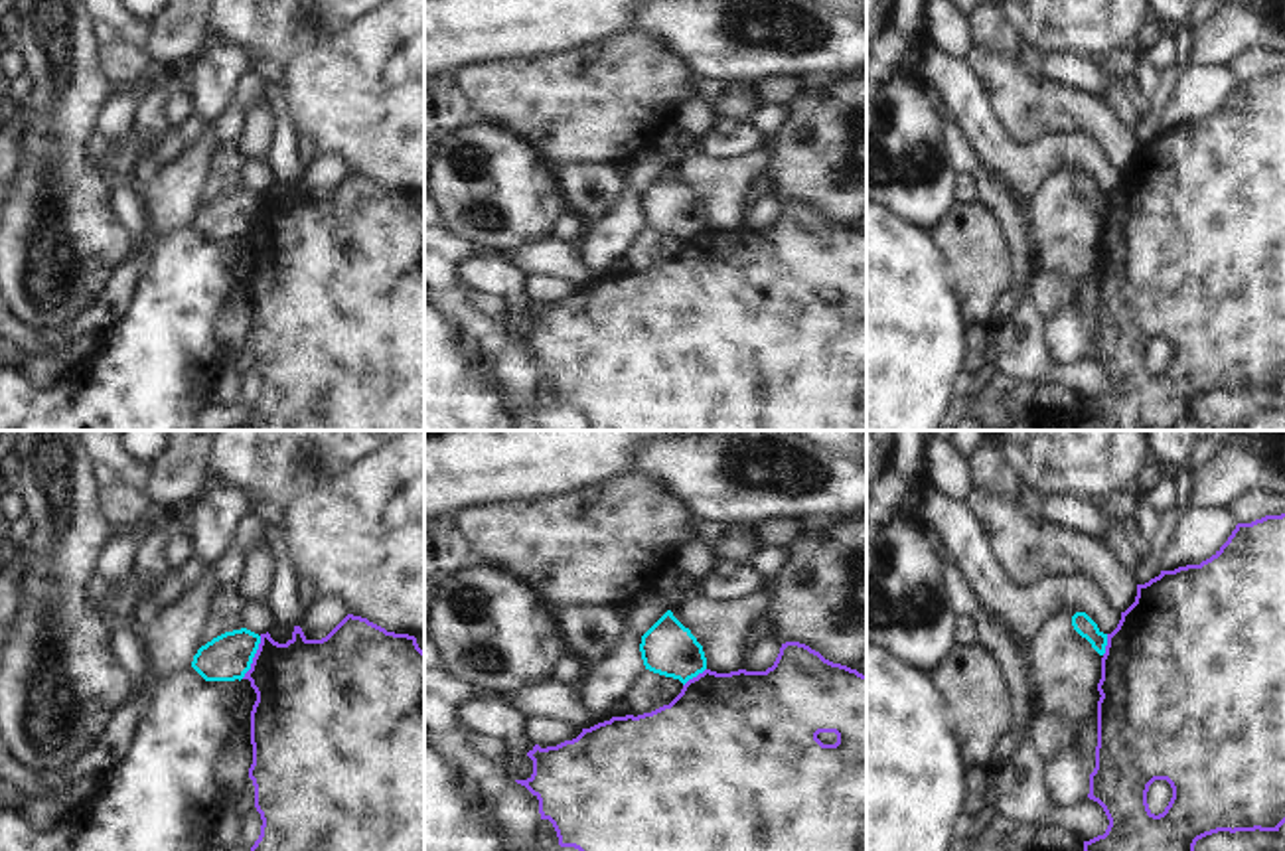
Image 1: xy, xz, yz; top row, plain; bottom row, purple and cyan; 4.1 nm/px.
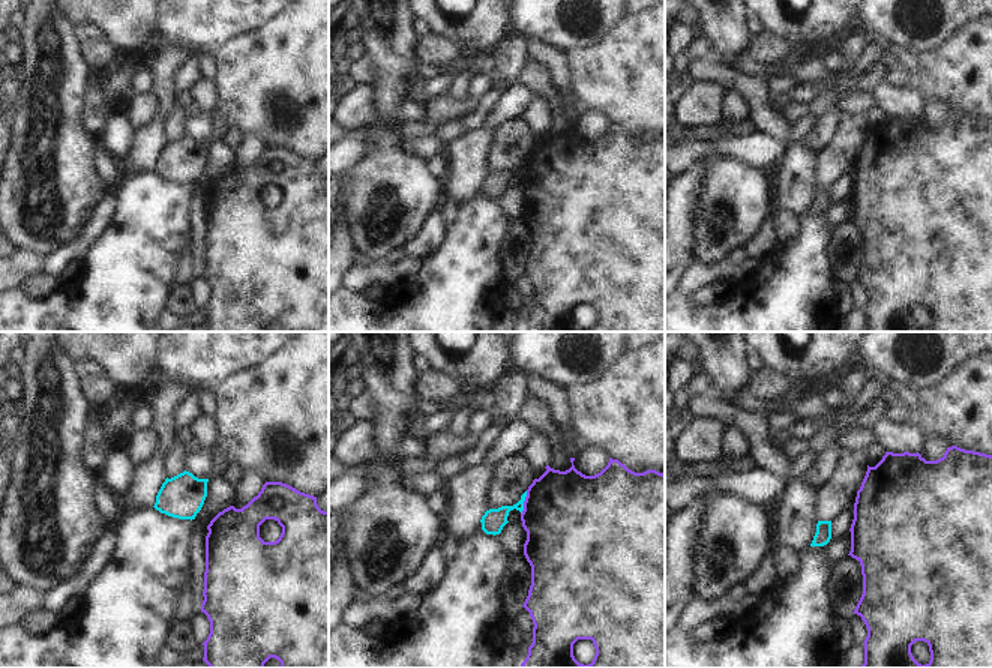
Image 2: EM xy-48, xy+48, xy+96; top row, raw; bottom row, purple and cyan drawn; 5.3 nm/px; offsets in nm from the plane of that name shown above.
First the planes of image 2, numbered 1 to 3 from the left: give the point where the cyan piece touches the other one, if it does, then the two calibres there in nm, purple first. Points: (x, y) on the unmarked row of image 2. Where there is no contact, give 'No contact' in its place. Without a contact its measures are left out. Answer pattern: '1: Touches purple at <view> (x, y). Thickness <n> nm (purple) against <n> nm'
1: No contact
2: Touches purple at xy+48 (524, 167). Thickness 480 nm (purple) against 120 nm
3: No contact.

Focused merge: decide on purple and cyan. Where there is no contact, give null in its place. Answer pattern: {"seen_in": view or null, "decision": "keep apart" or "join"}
{"seen_in": "xy", "decision": "keep apart"}

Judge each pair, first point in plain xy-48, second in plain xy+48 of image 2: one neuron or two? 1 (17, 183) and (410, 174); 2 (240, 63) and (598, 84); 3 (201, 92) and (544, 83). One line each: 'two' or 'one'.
1: one
2: one
3: two

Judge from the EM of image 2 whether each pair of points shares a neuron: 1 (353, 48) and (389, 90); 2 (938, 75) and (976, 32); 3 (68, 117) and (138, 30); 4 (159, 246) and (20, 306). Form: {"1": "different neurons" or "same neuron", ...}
{"1": "different neurons", "2": "same neuron", "3": "different neurons", "4": "same neuron"}

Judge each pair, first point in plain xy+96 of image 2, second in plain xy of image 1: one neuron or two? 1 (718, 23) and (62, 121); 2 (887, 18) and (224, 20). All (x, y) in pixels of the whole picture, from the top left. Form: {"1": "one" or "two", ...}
{"1": "one", "2": "one"}

